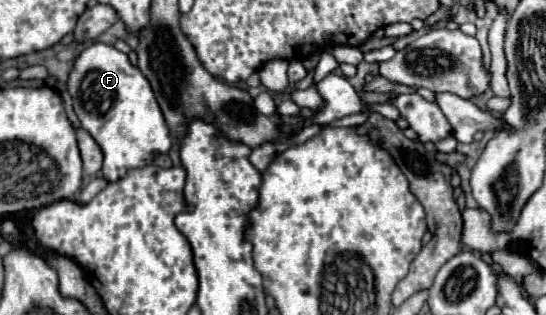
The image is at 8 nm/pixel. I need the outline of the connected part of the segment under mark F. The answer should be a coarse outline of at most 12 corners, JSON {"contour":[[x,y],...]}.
{"contour":[[108,43],[68,75],[104,179],[168,153],[148,79]]}

